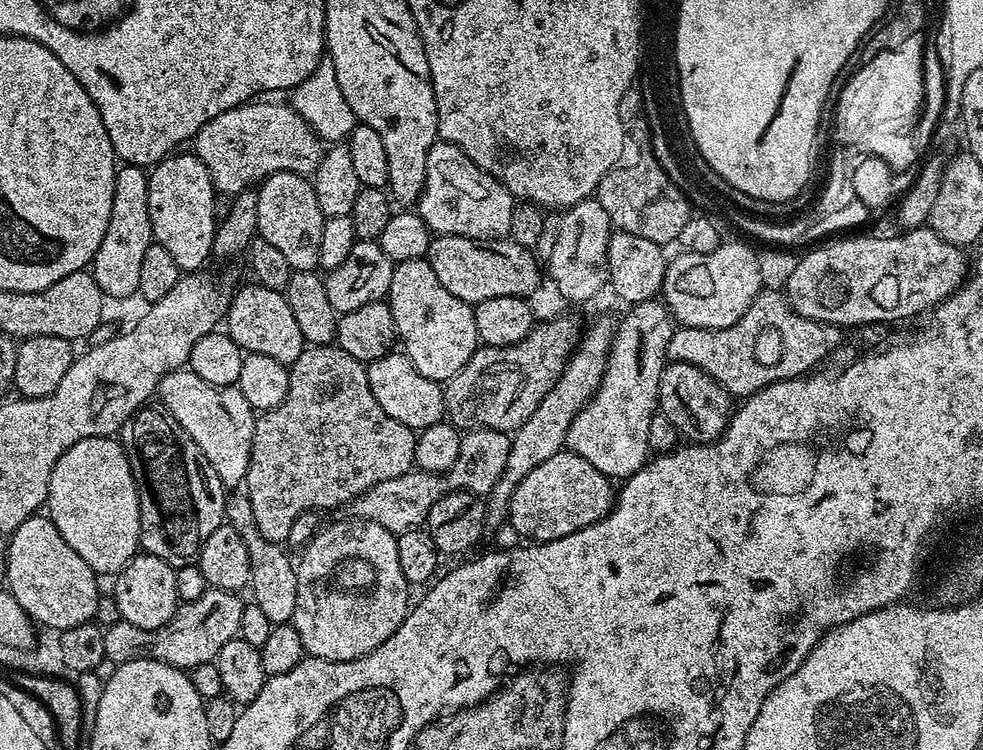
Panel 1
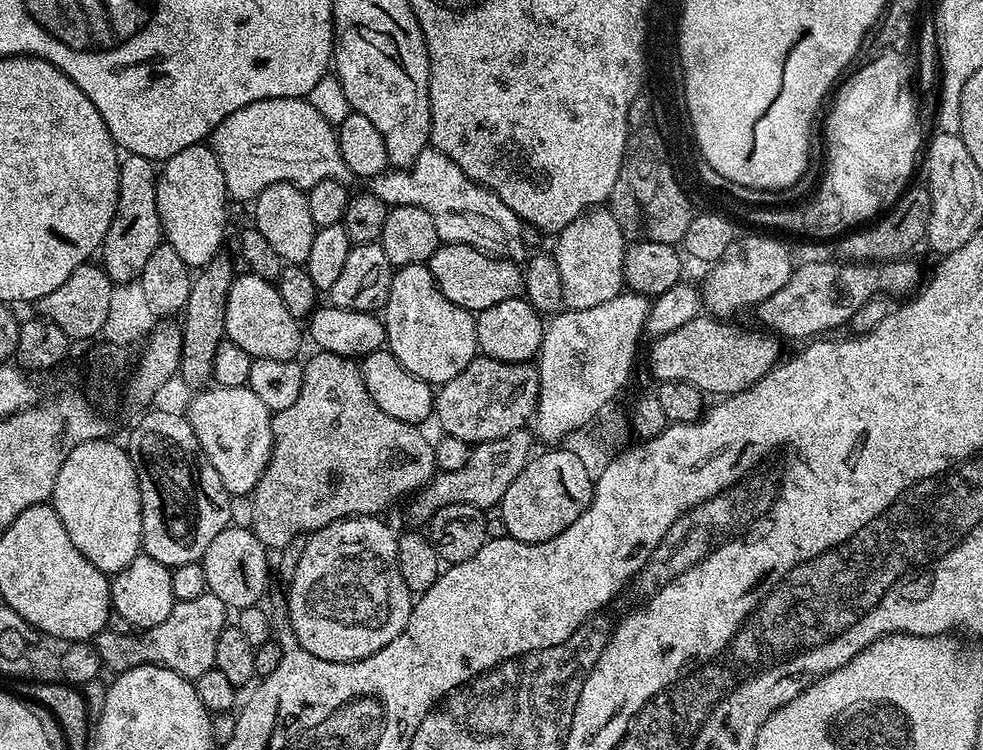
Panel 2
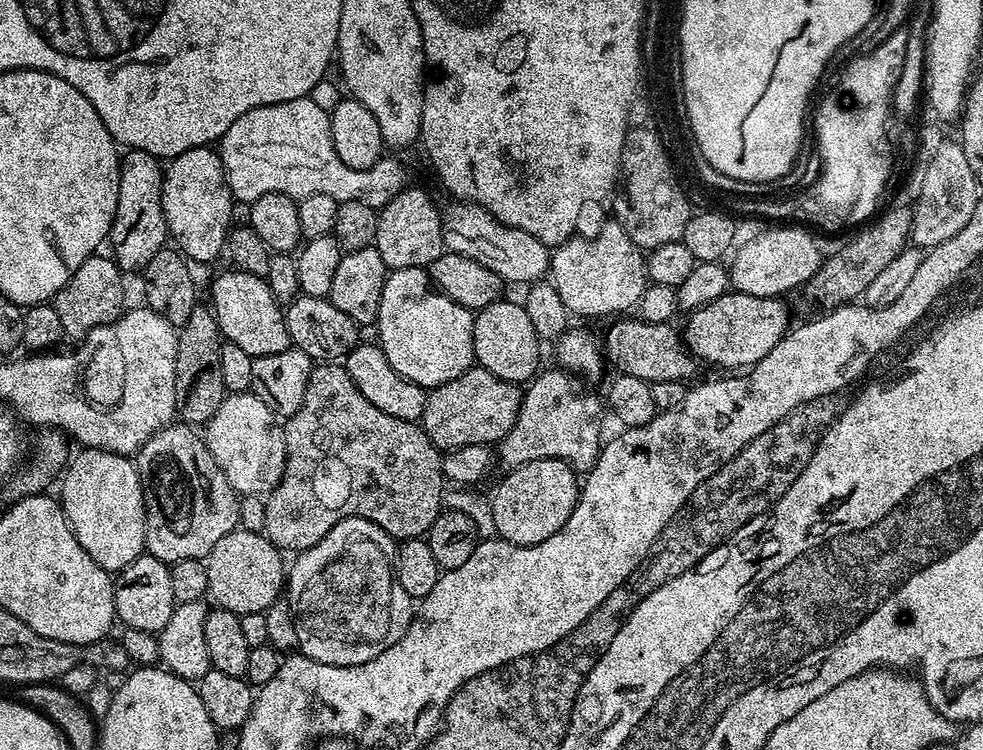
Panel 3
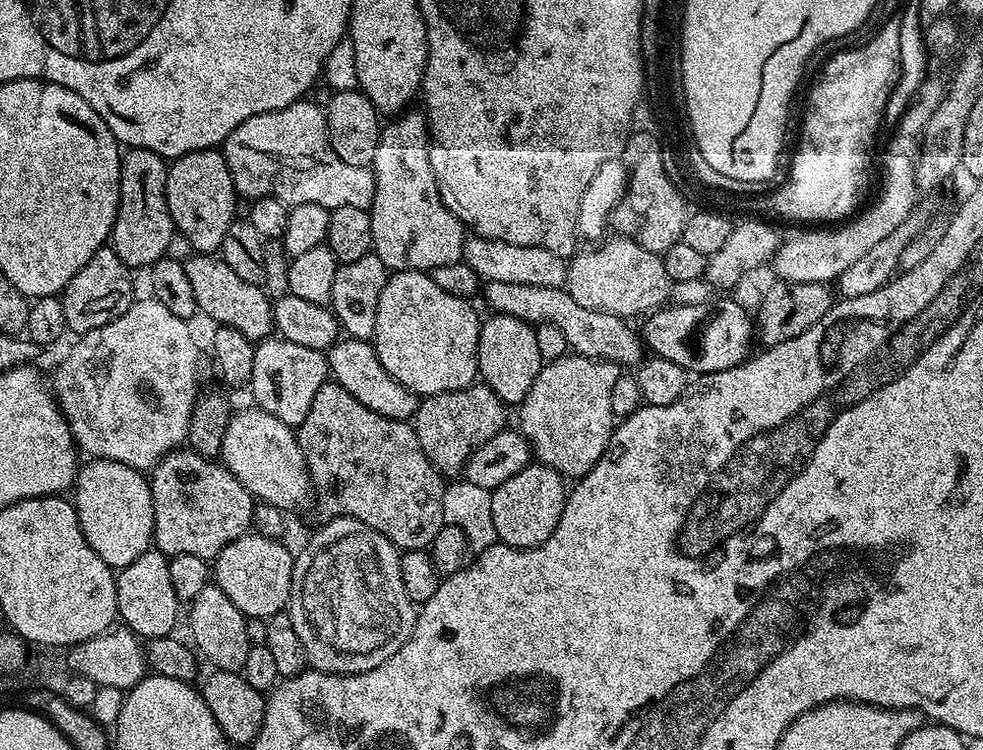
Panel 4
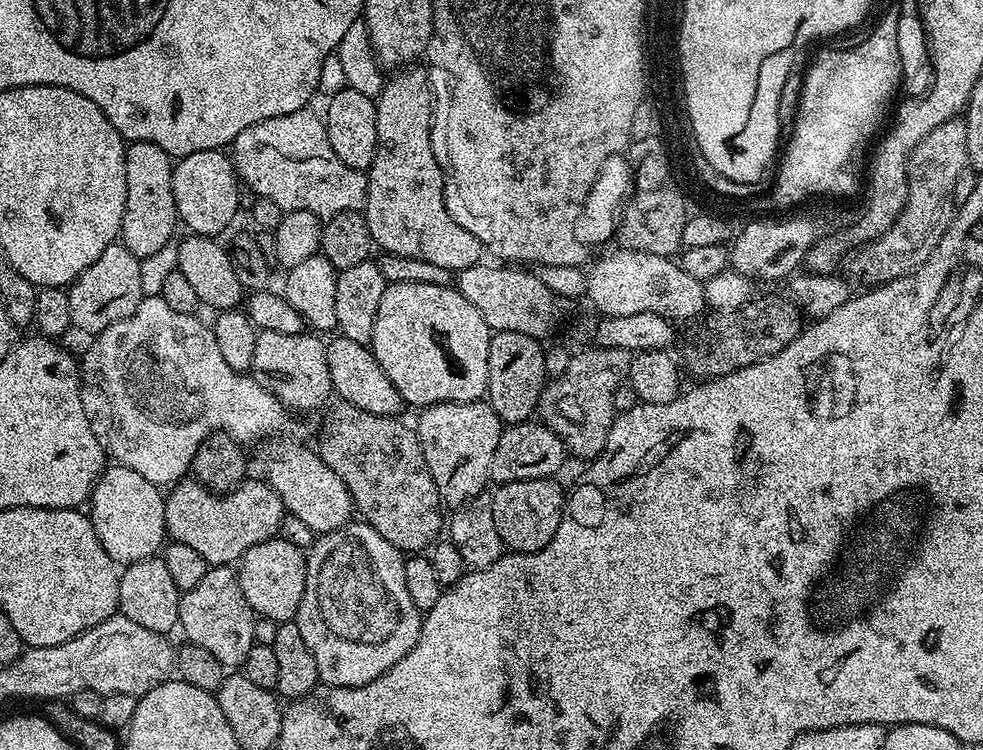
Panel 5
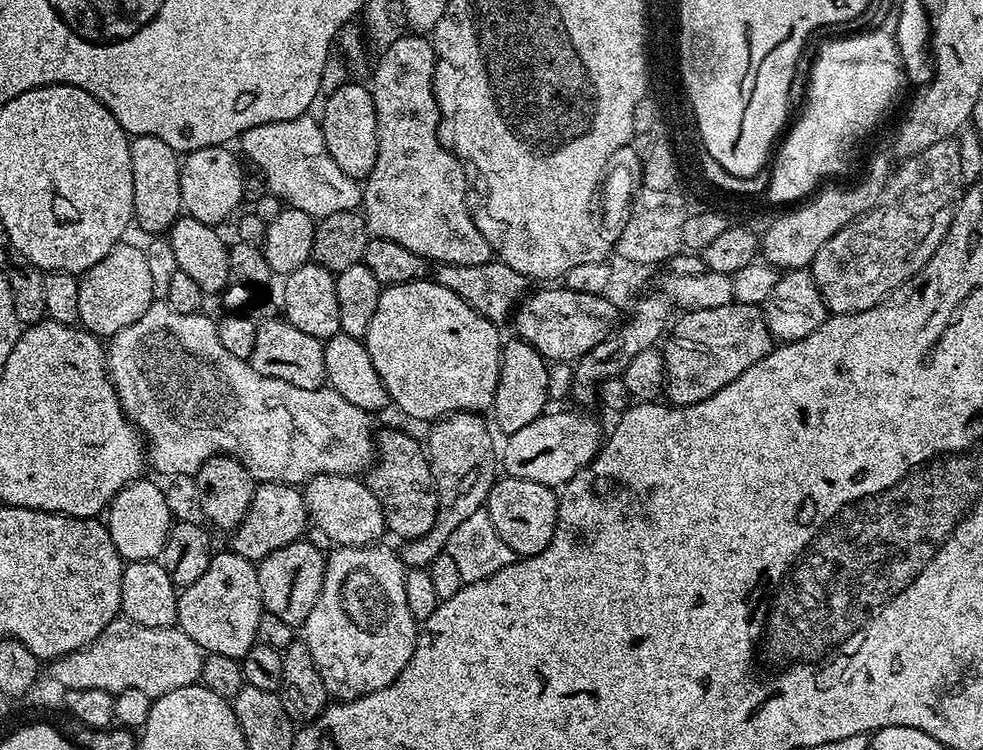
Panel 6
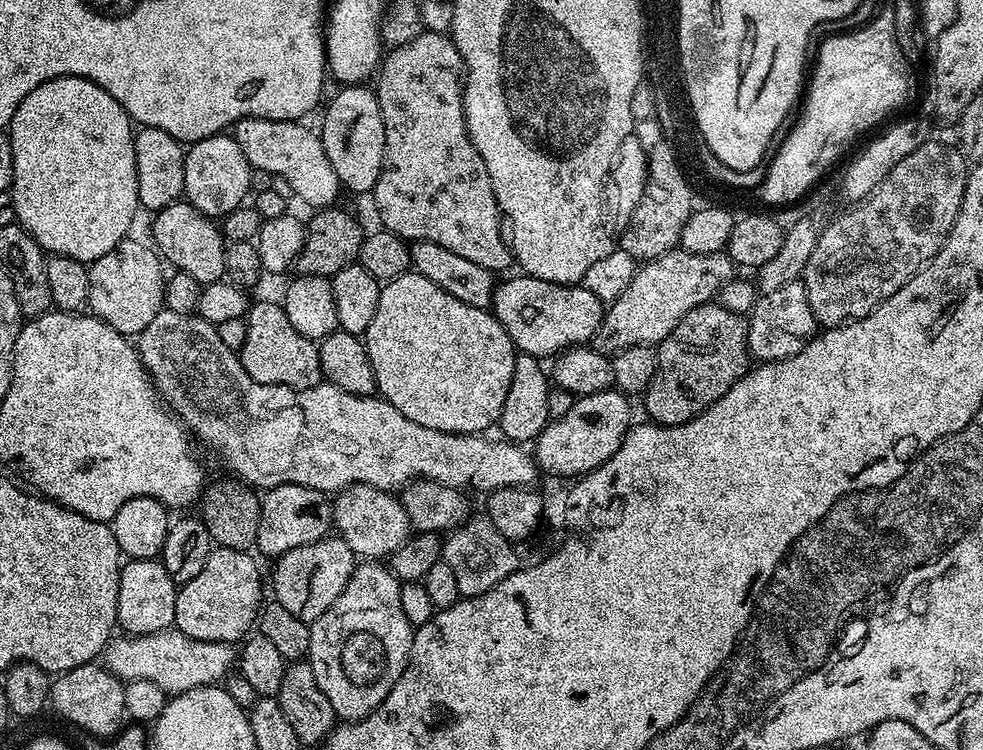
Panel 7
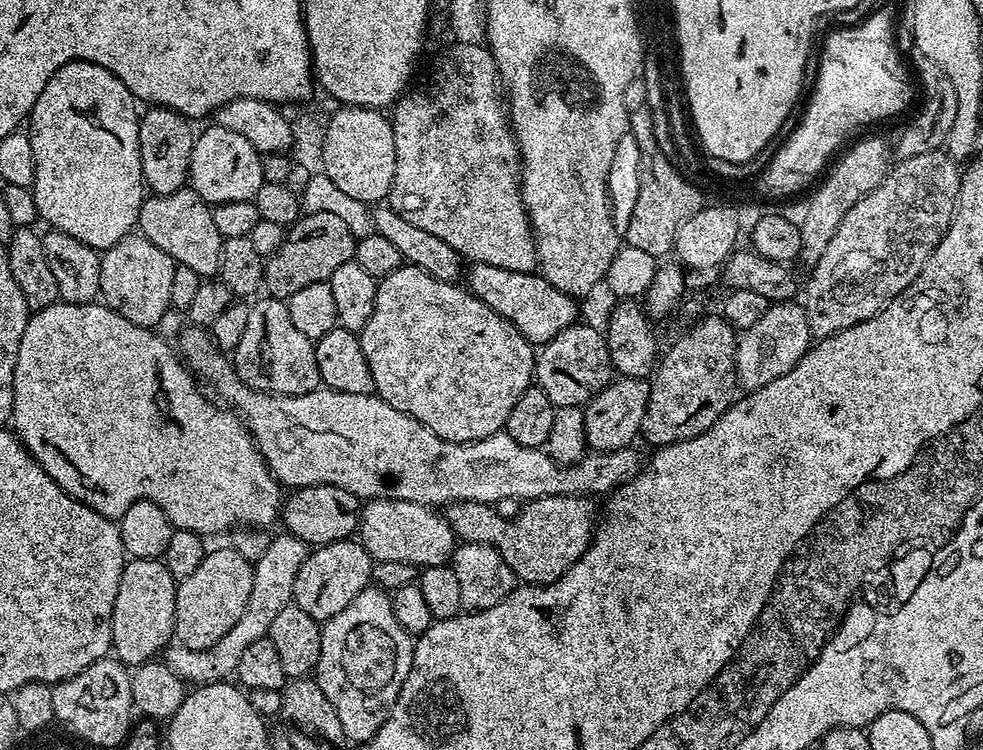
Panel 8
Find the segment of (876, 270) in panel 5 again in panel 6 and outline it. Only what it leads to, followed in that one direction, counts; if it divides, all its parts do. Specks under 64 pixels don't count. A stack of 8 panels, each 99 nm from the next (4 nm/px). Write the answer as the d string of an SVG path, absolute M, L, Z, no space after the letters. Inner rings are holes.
M950 139L934 142L934 146L926 146L926 150L907 157L901 164L904 165L897 172L895 169L889 175L879 202L850 226L838 230L838 234L834 234L834 238L830 238L830 242L826 242L822 250L818 250L811 262L812 277L816 288L824 297L829 313L849 316L878 306L878 302L882 302L894 289L918 274L918 270L922 270L926 262L930 262L954 222L954 214L966 191L957 141Z

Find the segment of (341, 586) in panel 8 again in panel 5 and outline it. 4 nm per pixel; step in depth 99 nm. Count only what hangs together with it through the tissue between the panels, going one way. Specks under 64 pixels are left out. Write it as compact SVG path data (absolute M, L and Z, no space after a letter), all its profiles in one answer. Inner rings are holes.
M273 538L250 546L238 562L238 575L242 594L250 602L257 617L265 616L277 622L295 621L296 611L302 602L302 590L306 586L306 552L292 540Z

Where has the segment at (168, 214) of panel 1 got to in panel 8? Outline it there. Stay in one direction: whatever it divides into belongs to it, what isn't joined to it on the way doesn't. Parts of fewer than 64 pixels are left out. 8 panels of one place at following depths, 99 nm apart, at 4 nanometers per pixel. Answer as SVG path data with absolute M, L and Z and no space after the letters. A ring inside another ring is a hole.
M218 123L211 127L192 141L188 184L209 206L255 200L258 186L265 182L262 153L254 150L254 146L250 146L250 142L235 130L226 130L226 126Z

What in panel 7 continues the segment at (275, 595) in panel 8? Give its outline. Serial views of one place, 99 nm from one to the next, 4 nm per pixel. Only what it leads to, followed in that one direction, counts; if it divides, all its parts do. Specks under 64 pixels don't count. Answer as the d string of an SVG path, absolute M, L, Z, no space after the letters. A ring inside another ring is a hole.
M175 627L166 628L163 632L146 634L145 636L113 635L112 639L108 642L107 648L102 653L104 667L108 671L113 672L119 680L125 682L130 680L154 682L154 686L162 686L162 690L166 694L175 694L185 692L186 690L194 690L195 688L219 685L233 671L237 660L238 652L232 644L195 640L186 634L176 631Z

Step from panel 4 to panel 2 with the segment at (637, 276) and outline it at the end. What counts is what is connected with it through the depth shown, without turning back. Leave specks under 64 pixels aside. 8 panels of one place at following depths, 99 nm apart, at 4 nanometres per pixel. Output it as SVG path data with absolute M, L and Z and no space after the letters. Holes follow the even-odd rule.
M597 206L579 216L555 237L554 255L558 274L562 274L562 294L568 308L586 310L610 302L625 287L624 250L626 237L614 214L607 207Z

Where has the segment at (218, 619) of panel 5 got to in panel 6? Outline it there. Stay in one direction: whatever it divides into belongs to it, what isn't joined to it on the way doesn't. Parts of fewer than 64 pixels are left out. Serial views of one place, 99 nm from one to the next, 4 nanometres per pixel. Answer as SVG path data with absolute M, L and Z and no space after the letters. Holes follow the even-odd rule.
M225 550L217 551L210 558L210 566L206 566L206 571L202 578L197 578L195 582L190 582L176 597L176 624L198 646L203 648L205 653L226 654L230 658L240 660L257 643L258 618L265 612L262 594L258 590L258 574L256 564L251 560L242 558L237 552Z

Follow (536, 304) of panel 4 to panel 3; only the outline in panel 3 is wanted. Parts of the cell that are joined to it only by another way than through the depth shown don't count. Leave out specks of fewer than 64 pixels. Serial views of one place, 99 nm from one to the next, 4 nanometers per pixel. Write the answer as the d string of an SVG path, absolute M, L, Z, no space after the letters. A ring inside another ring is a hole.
M616 318L602 336L602 352L607 363L616 367L617 373L625 372L634 378L647 380L654 385L658 382L670 382L671 380L687 381L687 376L692 376L698 367L698 361L688 351L681 333L671 327L671 323L652 324L649 320L633 318Z

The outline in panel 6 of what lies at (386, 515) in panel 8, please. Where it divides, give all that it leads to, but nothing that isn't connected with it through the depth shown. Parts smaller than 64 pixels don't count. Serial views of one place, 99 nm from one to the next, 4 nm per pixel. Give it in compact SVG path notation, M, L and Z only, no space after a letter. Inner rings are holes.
M322 474L321 476L313 476L311 480L308 481L307 484L303 485L302 488L304 494L304 501L306 502L306 506L308 507L308 519L314 525L316 524L316 528L321 532L322 535L325 536L328 540L333 540L331 543L336 546L343 546L349 548L350 546L358 546L359 548L363 548L366 544L374 544L377 543L381 538L380 535L385 535L386 529L384 526L384 515L382 514L382 506L378 502L378 498L374 498L374 494L368 488L367 483L363 479L357 478L356 476L331 476L330 474Z

